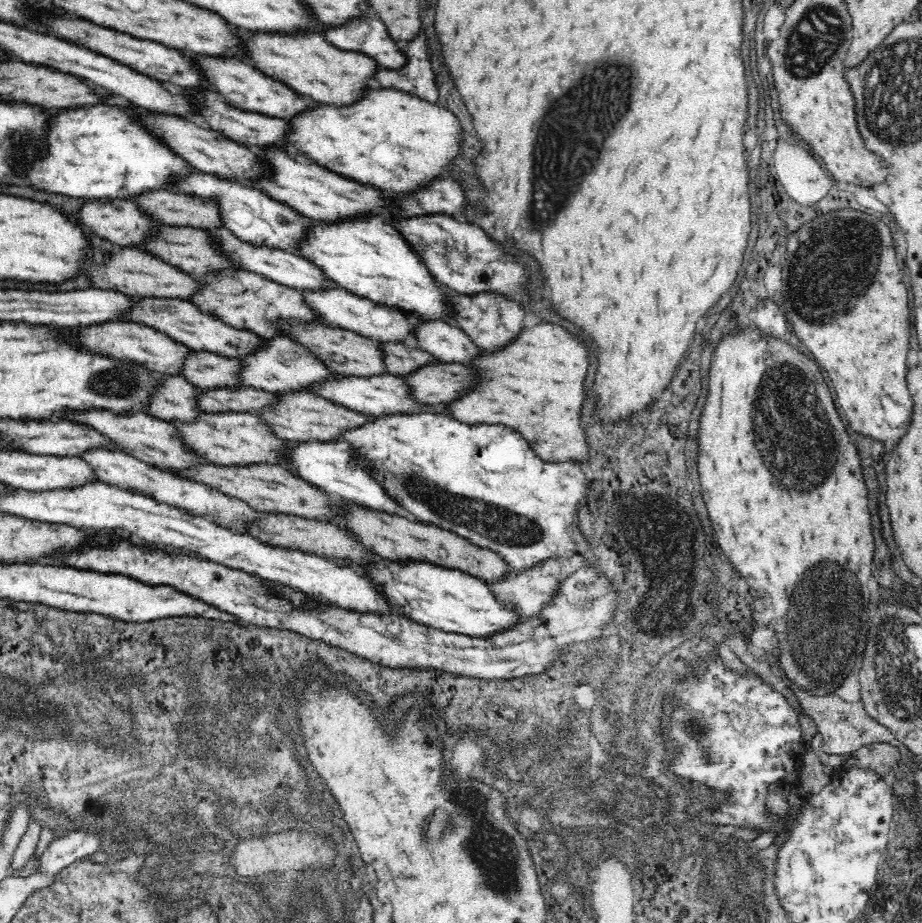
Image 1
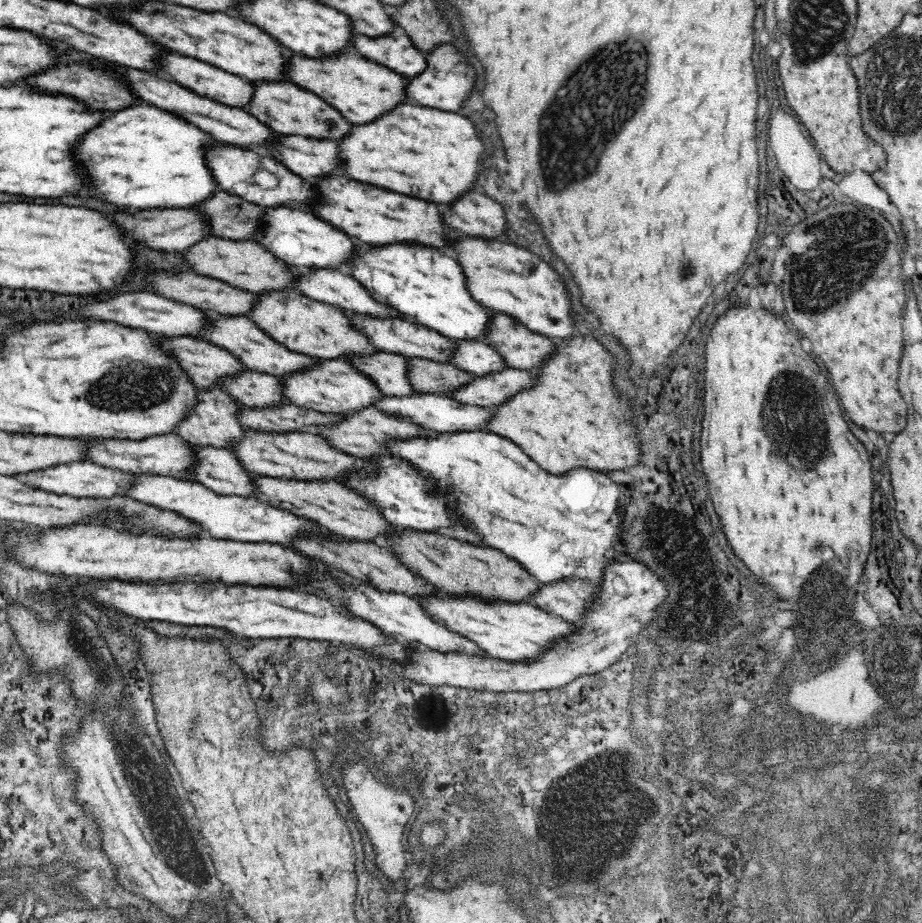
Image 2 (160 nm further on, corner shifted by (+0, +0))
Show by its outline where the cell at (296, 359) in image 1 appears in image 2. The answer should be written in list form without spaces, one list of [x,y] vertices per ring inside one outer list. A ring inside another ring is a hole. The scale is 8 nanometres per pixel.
[[[320,360],[319,365],[313,369],[280,379],[283,379],[286,398],[294,405],[326,414],[353,415],[375,407],[384,398],[383,392],[369,376],[344,360]]]

